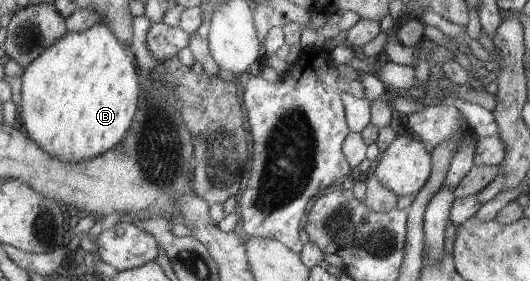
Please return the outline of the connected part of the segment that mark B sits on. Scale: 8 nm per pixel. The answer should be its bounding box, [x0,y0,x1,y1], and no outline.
[18,22,142,163]

